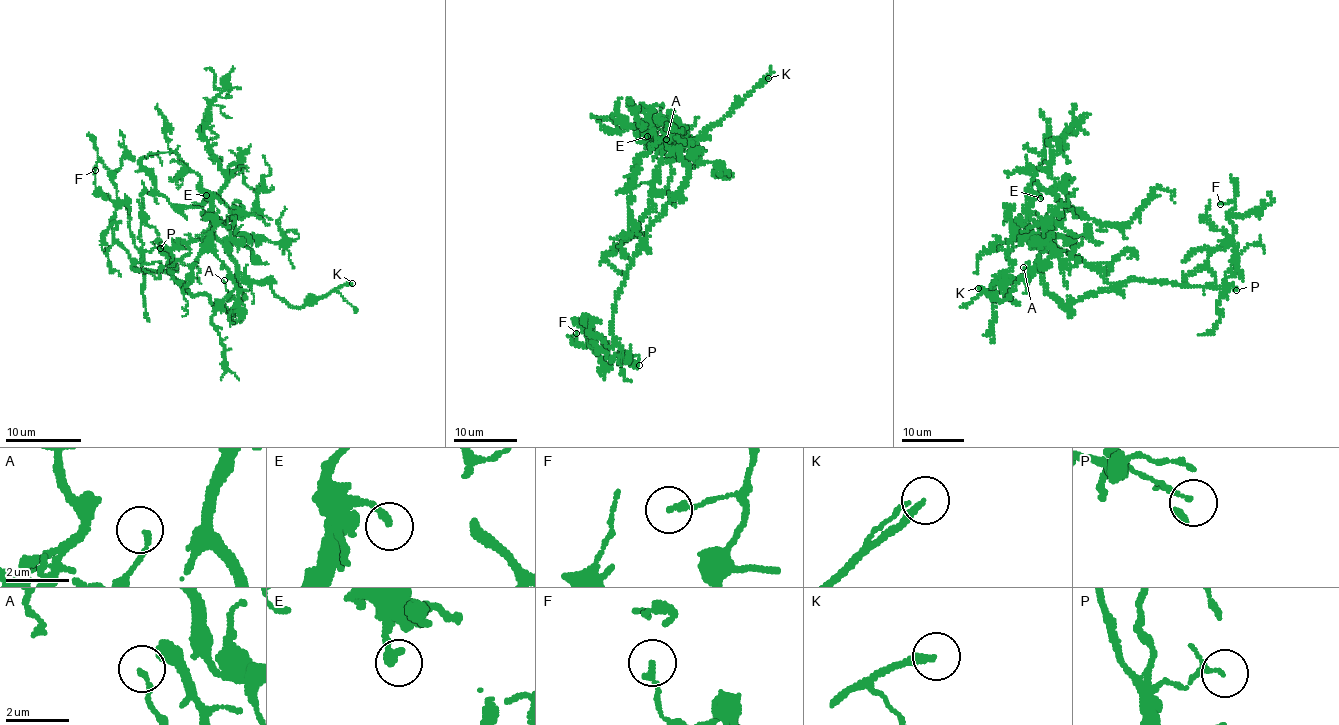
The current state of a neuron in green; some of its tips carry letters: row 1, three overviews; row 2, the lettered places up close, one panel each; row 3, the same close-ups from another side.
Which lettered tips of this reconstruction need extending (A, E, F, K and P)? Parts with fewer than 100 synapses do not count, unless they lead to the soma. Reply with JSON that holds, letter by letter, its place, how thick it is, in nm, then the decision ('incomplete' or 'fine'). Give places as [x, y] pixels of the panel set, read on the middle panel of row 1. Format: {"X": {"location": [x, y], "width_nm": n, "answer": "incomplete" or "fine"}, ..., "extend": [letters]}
{"A": {"location": [666, 139], "width_nm": 160, "answer": "fine"}, "E": {"location": [647, 136], "width_nm": 280, "answer": "fine"}, "F": {"location": [576, 333], "width_nm": 190, "answer": "fine"}, "K": {"location": [768, 78], "width_nm": 220, "answer": "incomplete"}, "P": {"location": [639, 365], "width_nm": 110, "answer": "fine"}, "extend": ["K"]}

